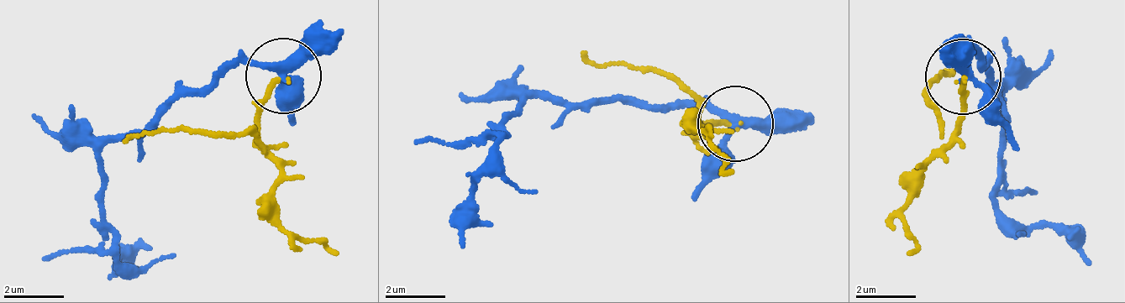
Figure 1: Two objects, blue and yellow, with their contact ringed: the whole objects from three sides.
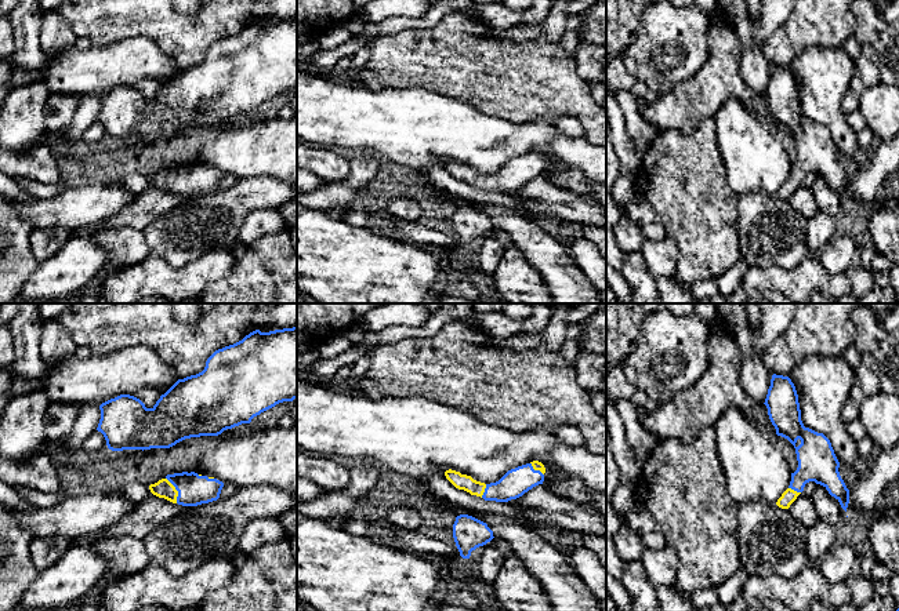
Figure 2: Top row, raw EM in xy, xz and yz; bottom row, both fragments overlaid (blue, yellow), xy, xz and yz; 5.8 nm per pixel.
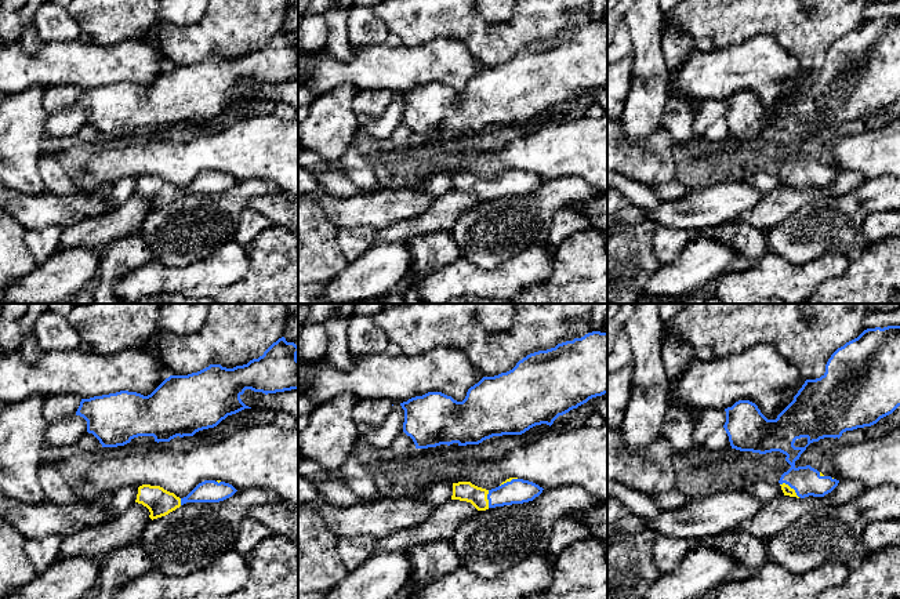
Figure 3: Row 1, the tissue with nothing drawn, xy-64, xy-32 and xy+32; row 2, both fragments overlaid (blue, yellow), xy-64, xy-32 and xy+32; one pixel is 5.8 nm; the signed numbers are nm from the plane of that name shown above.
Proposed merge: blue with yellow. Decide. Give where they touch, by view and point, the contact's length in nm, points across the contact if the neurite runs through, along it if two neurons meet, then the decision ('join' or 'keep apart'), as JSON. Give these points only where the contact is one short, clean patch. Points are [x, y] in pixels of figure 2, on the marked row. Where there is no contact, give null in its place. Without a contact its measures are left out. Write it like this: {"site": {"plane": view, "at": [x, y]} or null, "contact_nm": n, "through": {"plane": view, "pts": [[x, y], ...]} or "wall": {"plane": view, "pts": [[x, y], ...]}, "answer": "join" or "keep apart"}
{"site": {"plane": "xy", "at": [176, 488]}, "contact_nm": 170, "answer": "join"}

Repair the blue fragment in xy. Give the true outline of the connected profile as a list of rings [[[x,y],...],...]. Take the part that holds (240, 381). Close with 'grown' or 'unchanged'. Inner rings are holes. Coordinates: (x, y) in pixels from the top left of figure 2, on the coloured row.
[[[297,327],[269,332],[255,330],[242,341],[215,350],[202,372],[178,379],[152,408],[146,408],[139,399],[130,394],[120,394],[102,403],[97,430],[104,434],[112,451],[170,448],[185,439],[218,436],[226,429],[250,423],[261,412],[294,399],[297,399]]]; unchanged

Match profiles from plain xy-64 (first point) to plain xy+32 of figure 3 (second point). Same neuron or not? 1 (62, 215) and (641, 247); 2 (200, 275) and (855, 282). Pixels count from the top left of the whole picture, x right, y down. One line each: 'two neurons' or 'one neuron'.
1: two neurons
2: two neurons

